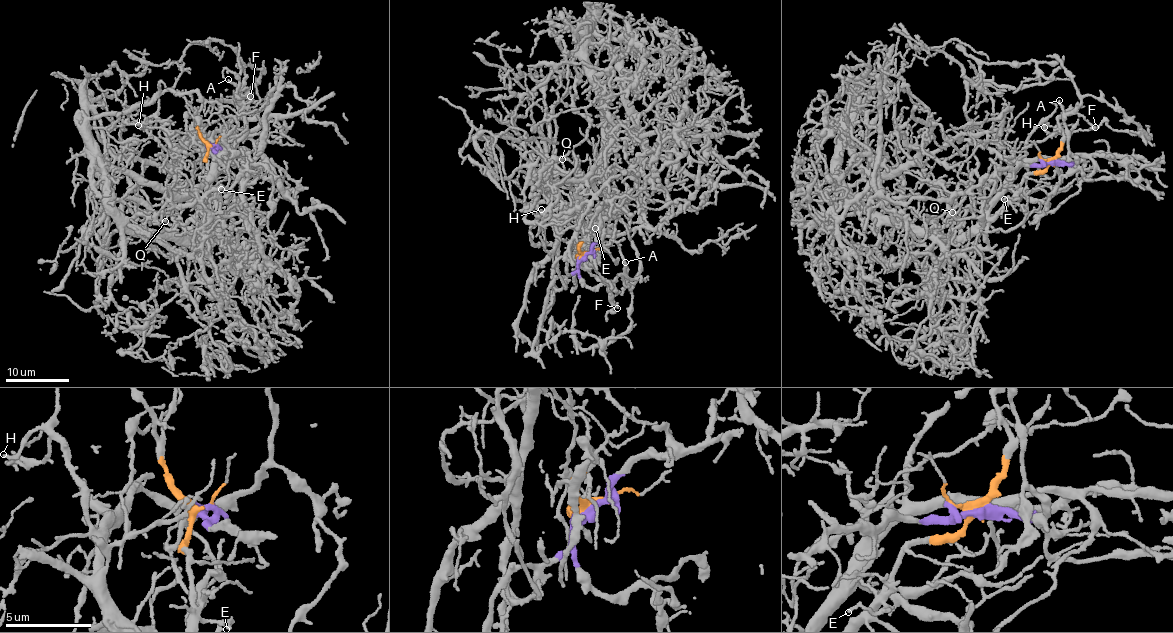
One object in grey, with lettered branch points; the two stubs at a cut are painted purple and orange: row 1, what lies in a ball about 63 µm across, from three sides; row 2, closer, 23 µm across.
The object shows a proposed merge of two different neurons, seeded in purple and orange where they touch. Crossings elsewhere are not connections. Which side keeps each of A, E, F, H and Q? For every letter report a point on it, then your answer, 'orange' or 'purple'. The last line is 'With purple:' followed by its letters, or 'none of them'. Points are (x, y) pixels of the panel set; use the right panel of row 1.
A: (1059, 100) | purple
E: (1004, 199) | orange
F: (1095, 127) | purple
H: (1044, 127) | orange
Q: (952, 212) | orange
With purple: A, F

